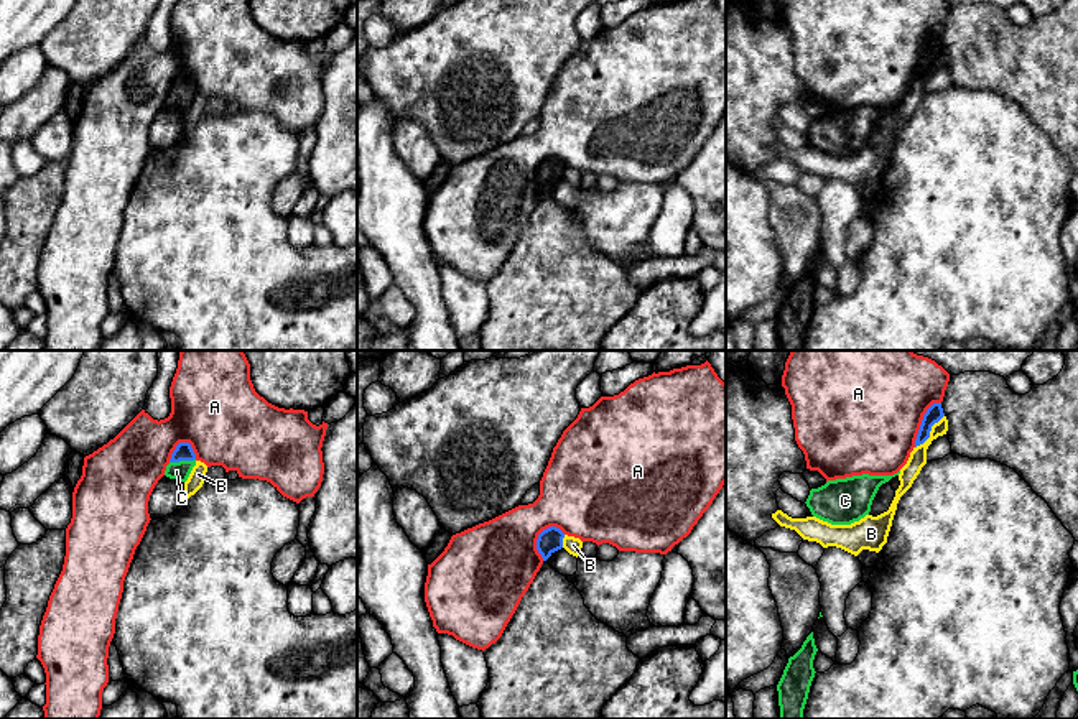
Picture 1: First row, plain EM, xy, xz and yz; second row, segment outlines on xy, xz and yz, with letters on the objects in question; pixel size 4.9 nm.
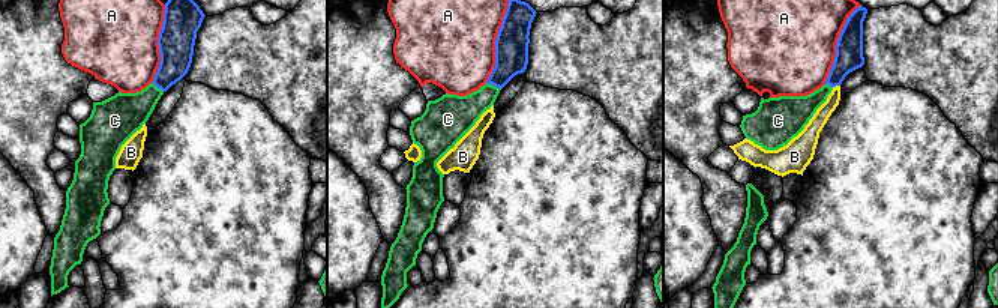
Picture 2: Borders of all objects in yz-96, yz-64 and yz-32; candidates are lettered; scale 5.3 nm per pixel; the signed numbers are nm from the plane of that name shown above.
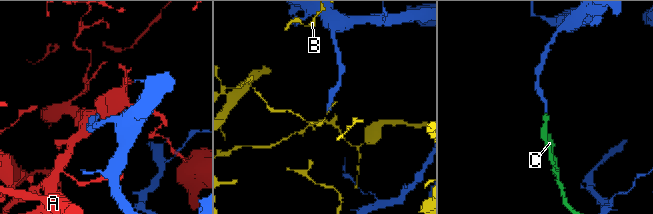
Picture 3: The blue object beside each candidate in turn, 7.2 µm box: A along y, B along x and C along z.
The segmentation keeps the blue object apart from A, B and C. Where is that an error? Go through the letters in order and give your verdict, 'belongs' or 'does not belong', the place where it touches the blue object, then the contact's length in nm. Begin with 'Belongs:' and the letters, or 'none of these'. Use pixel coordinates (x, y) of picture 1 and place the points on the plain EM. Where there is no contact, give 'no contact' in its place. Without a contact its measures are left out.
Belongs: C
A: does not belong; contact xz (537, 171); length 190 nm
B: does not belong; contact yz (929, 64); length 220 nm
C: belongs; contact xy (181, 91); length 130 nm

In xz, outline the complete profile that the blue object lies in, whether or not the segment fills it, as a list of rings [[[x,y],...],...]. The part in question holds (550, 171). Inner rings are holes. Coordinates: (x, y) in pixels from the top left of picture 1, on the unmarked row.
[[[550,158],[538,166],[537,181],[541,186],[543,193],[563,179],[563,169],[565,165],[556,158]]]

